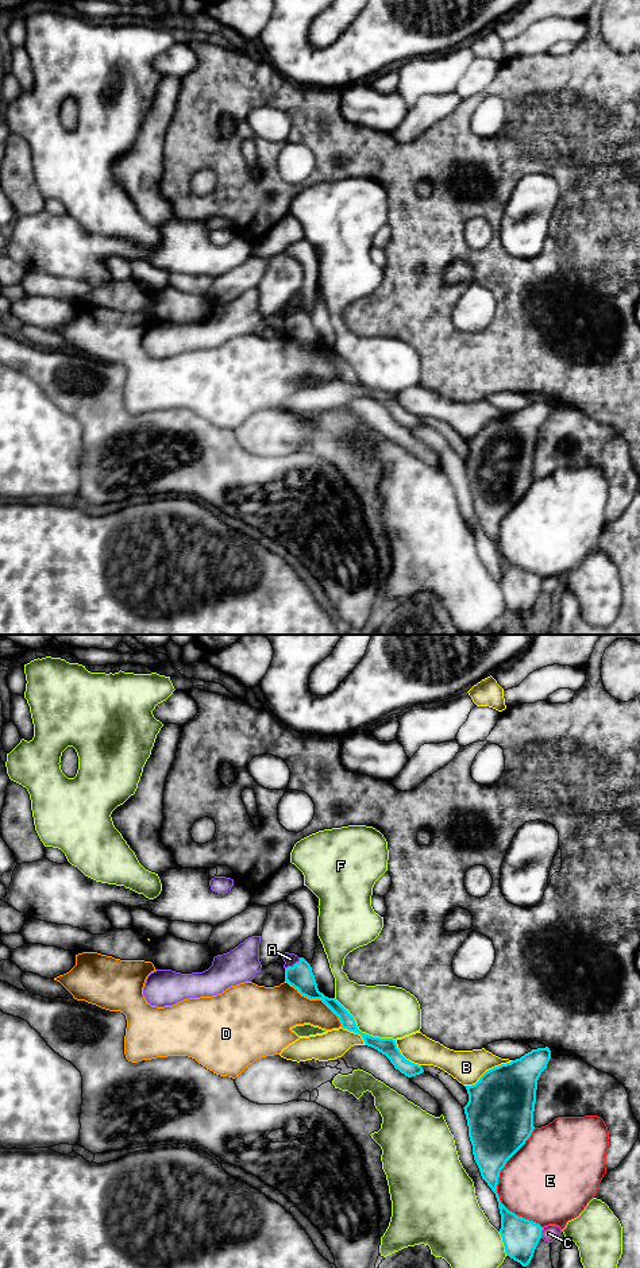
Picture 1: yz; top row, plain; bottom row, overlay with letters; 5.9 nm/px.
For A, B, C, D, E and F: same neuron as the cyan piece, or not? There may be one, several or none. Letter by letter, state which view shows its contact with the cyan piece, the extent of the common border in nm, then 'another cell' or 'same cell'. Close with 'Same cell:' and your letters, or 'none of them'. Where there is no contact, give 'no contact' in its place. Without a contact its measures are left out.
A: yz | 120 nm | same cell
B: yz | 320 nm | another cell
C: yz | 70 nm | another cell
D: yz | 440 nm | another cell
E: yz | 600 nm | another cell
F: yz | 440 nm | another cell
Same cell: A

